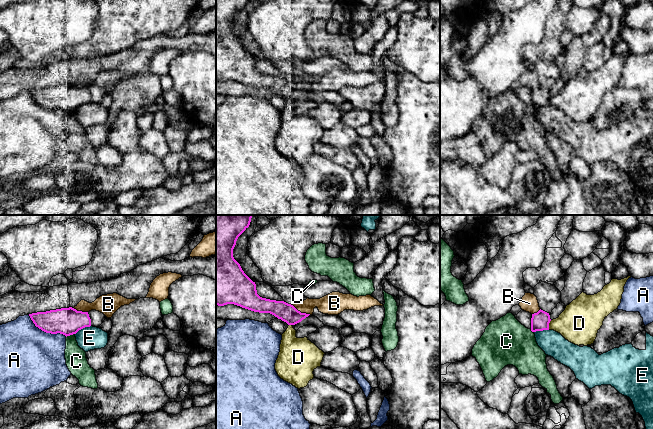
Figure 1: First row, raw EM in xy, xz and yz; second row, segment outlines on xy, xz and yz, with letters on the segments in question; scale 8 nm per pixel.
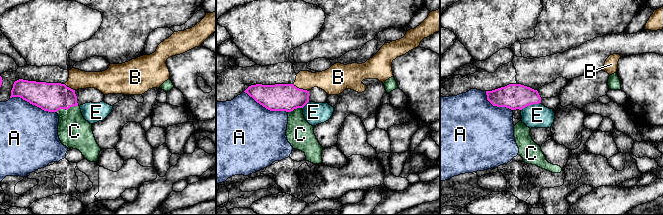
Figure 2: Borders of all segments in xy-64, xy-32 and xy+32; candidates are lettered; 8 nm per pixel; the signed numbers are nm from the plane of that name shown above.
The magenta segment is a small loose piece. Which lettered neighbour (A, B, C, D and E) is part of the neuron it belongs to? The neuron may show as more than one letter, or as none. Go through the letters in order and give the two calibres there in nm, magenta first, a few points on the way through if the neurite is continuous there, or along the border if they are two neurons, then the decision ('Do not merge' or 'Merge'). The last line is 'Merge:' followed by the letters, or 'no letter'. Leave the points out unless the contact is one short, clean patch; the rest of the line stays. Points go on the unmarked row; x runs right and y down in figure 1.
A: Thickness 220 nm (magenta) against 500 nm. Do not merge
B: Thickness 150 nm (magenta) against 160 nm. Do not merge
C: Thickness 220 nm (magenta) against 170 nm. Do not merge
D: Thickness 150 nm (magenta) against 320 nm. Merge
E: Thickness 220 nm (magenta) against 190 nm. Do not merge
Merge: D

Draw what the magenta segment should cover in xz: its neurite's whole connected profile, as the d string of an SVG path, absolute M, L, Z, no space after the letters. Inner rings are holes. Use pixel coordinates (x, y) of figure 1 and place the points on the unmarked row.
M216 0L216 81L234 80L242 84L259 88L270 89L286 98L289 102L282 110L280 128L275 139L278 152L296 164L304 164L314 154L313 147L321 142L324 128L307 113L297 114L293 102L310 90L301 89L293 81L284 77L262 74L257 70L256 60L242 46L240 40L233 33L233 25L238 13L250 0Z

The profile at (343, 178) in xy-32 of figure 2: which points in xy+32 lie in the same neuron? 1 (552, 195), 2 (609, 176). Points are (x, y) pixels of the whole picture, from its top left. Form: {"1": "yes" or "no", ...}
{"1": "no", "2": "yes"}

